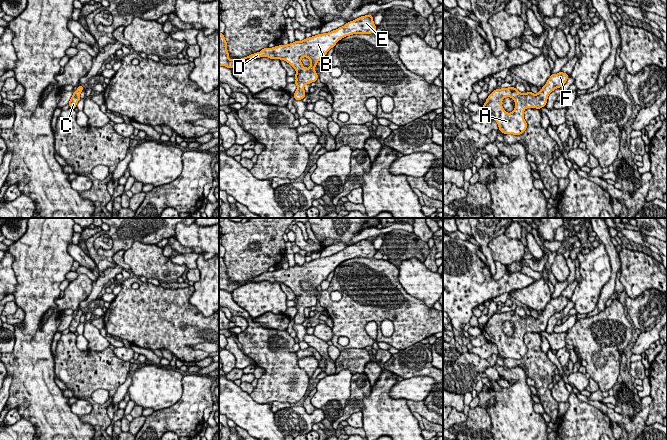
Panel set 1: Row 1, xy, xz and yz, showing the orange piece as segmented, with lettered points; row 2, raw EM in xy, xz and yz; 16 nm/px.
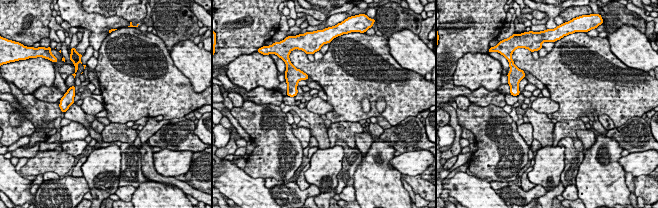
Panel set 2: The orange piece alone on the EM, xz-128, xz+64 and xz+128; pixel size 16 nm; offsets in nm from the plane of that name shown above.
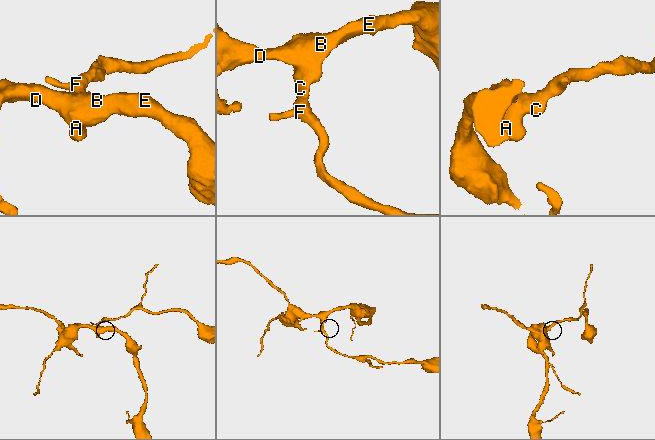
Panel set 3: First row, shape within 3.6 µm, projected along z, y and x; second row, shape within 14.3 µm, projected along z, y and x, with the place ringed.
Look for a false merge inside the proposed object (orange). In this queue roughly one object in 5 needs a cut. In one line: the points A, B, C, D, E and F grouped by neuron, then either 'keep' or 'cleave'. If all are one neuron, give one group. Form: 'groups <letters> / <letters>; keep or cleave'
groups A B C D E F; keep

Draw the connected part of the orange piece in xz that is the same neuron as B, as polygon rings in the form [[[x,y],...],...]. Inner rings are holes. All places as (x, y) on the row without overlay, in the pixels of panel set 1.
[[[372,239],[361,240],[353,245],[349,245],[344,250],[339,251],[328,257],[318,258],[305,262],[303,265],[295,265],[288,269],[279,269],[272,272],[264,272],[260,276],[251,278],[241,283],[230,283],[227,274],[227,266],[224,258],[219,257],[219,290],[225,290],[232,293],[235,289],[248,282],[268,281],[270,283],[280,283],[289,287],[296,295],[294,306],[297,313],[294,316],[295,324],[302,324],[306,317],[304,311],[306,308],[316,306],[318,299],[314,292],[317,286],[327,276],[333,272],[336,267],[346,260],[353,258],[371,258],[376,254]],[[306,281],[310,284],[310,291],[302,289],[301,283]]]

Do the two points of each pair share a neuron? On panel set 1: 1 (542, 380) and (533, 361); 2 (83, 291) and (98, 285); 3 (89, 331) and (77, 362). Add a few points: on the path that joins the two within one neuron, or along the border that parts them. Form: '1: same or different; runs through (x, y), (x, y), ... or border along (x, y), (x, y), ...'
1: same; runs through (542, 375), (541, 369), (538, 366)
2: different; border along (92, 281), (91, 292), (80, 303), (78, 308)
3: different; border along (108, 346), (101, 350), (88, 349)

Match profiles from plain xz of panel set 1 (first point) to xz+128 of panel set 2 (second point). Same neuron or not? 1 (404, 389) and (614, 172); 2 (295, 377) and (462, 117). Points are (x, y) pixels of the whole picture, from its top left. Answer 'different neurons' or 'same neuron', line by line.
1: different neurons
2: same neuron

